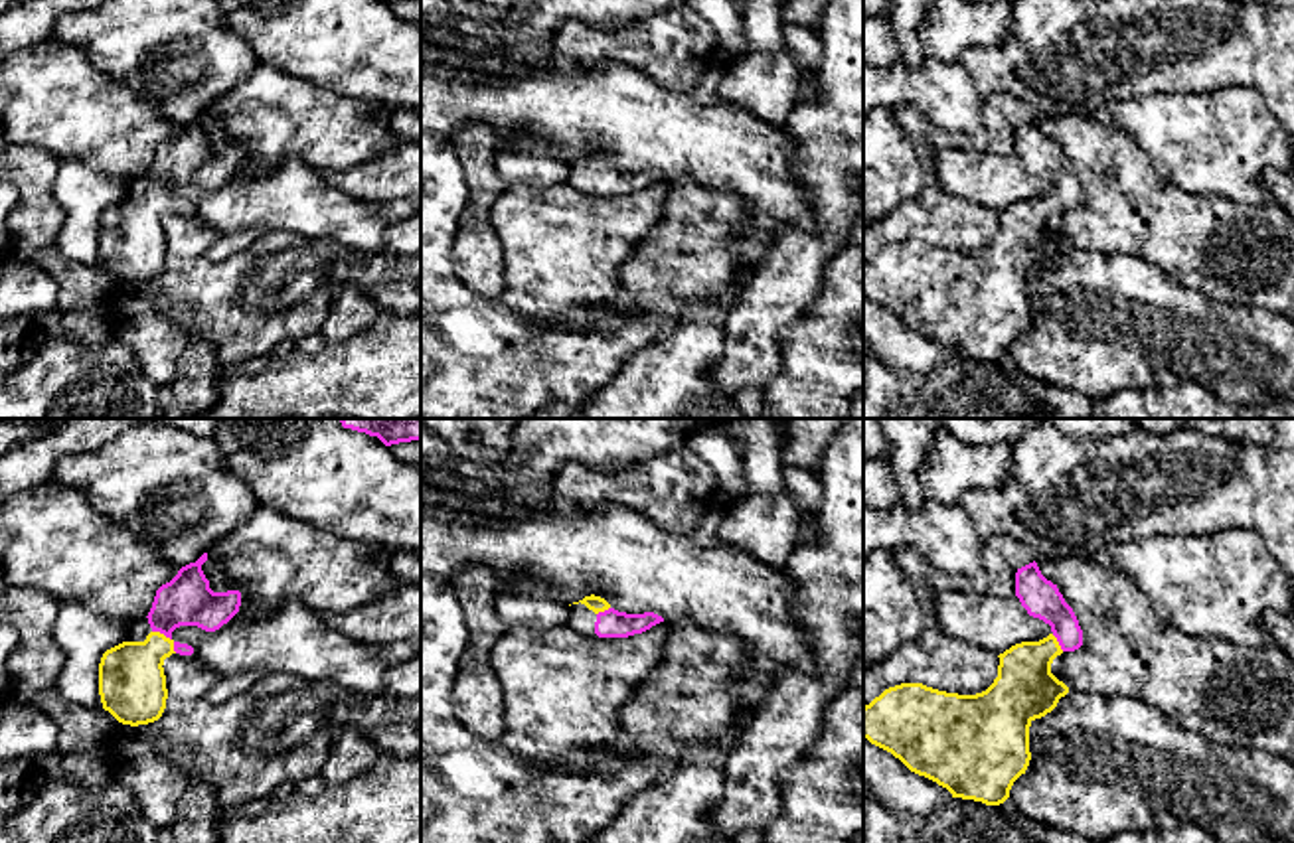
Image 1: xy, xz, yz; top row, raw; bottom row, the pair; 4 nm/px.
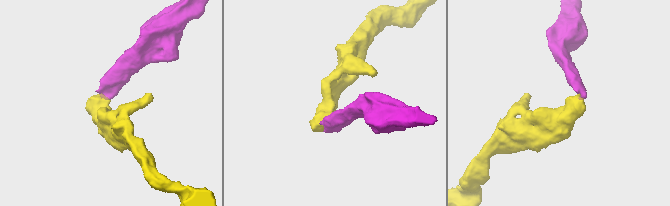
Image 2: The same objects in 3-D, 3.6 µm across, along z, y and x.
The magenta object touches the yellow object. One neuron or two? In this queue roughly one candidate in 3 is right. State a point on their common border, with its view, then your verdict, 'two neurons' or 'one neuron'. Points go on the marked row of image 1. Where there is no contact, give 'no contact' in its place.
meets magenta in xy at (168, 636); one neuron

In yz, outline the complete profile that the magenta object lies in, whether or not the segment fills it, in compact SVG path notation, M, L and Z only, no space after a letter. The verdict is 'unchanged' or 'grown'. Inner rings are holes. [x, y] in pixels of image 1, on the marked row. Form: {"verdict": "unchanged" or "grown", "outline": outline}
{"verdict": "grown", "outline": "M1035 561L1017 569L1015 596L1029 616L1051 626L1051 634L1000 653L998 677L986 691L958 695L923 683L901 683L863 707L863 738L891 752L911 772L946 788L952 798L986 805L1000 805L1010 798L1013 782L1025 774L1031 760L1031 723L1051 713L1069 693L1069 687L1051 673L1053 659L1083 646L1083 630L1073 608L1057 584L1041 575Z"}

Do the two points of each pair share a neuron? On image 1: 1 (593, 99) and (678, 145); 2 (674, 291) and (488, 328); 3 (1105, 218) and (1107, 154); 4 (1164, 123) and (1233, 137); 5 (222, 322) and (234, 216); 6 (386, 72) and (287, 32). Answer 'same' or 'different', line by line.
1: same
2: same
3: same
4: same
5: different
6: same

